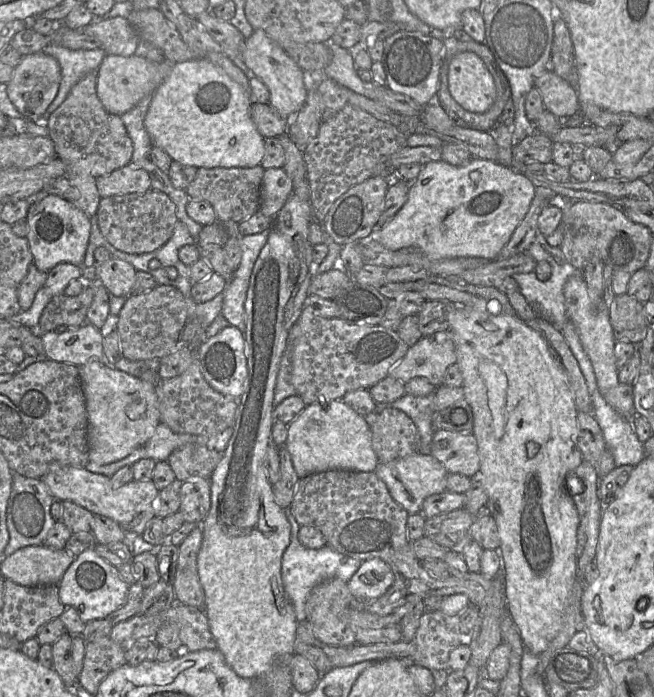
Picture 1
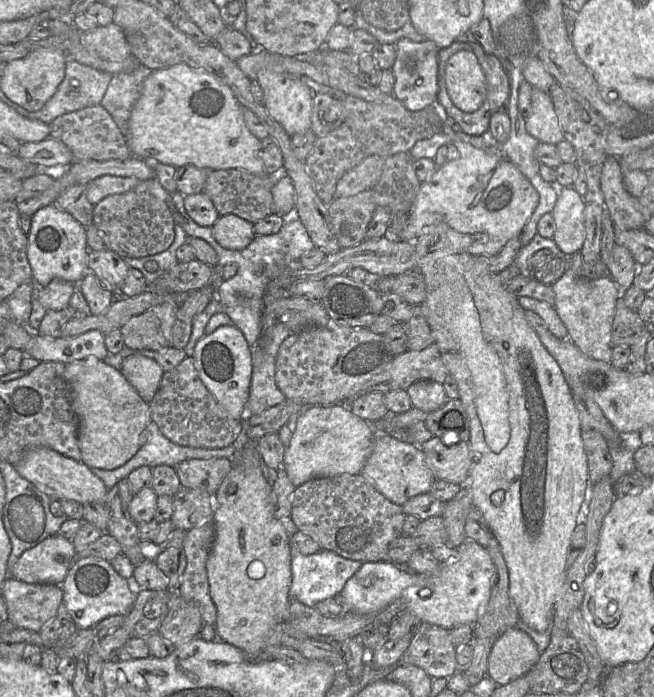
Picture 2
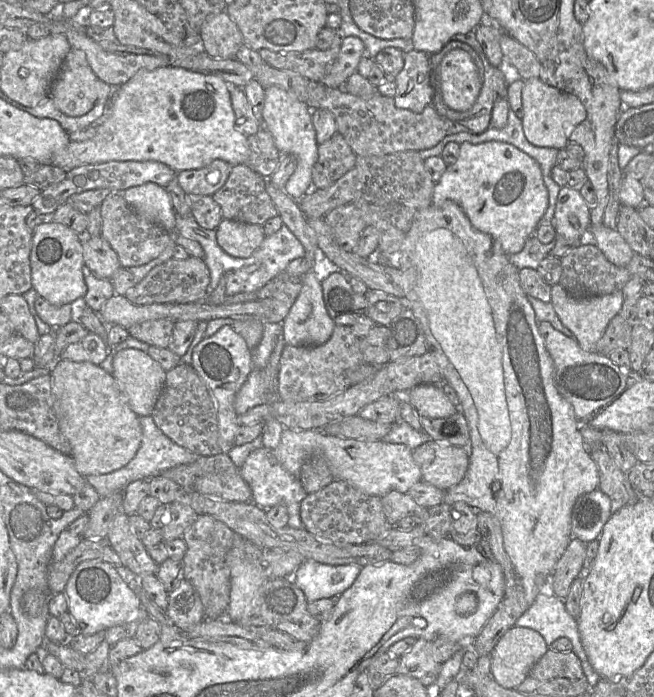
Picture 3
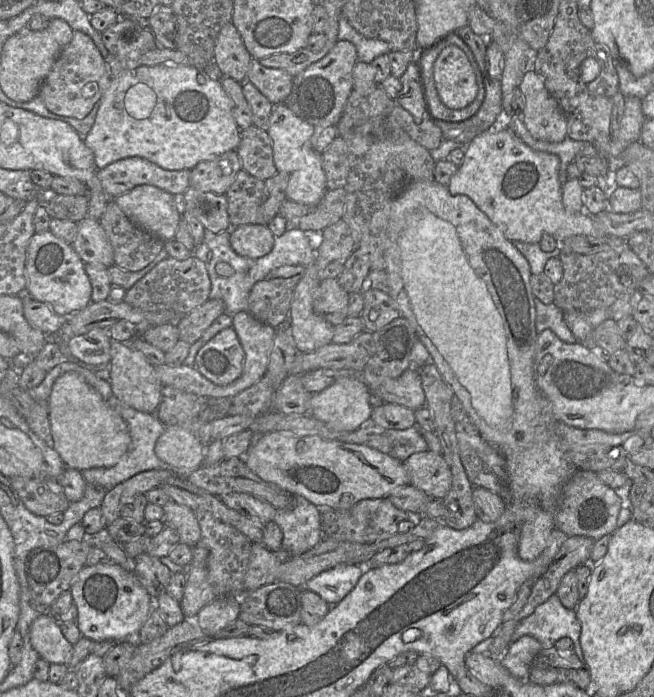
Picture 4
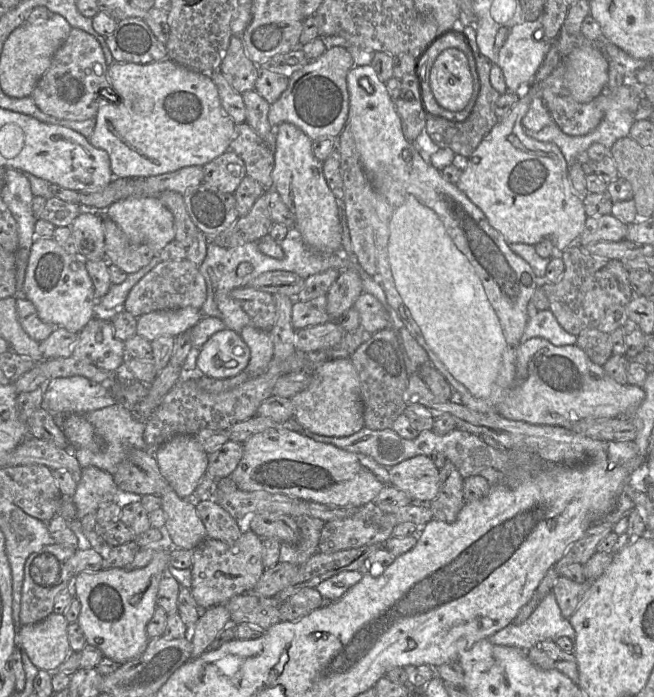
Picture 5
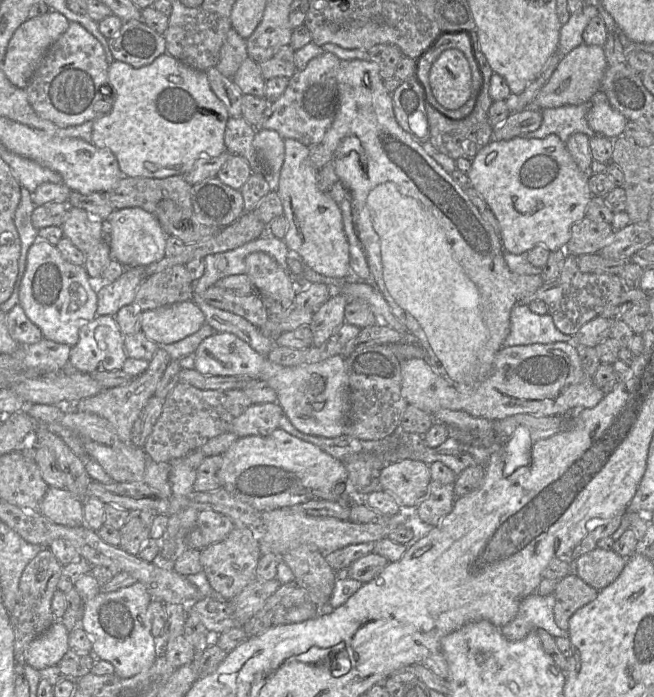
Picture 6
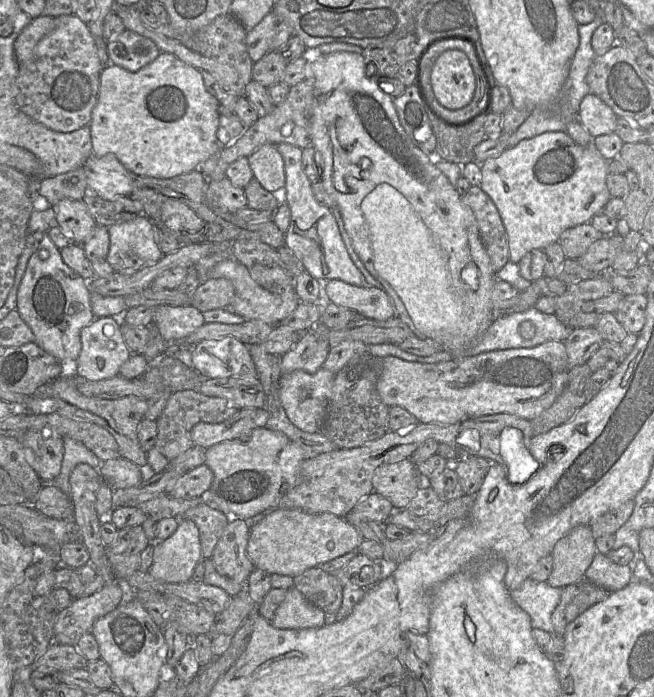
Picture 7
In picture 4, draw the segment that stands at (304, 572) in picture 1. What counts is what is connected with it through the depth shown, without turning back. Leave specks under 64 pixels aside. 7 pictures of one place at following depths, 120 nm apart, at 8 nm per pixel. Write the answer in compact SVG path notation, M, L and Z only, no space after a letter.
M340 564L307 581L304 588L335 605L352 591L364 573L364 565Z

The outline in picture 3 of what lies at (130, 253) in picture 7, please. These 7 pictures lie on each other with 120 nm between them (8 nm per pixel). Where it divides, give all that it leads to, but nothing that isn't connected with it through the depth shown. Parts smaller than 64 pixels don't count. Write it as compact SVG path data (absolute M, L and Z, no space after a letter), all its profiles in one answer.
M148 182L128 188L122 195L139 215L171 233L176 232L177 213L164 187Z

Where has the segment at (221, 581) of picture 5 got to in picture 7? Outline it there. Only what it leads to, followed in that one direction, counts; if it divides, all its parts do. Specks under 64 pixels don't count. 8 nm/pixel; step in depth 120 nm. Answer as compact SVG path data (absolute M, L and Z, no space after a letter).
M230 519L228 525L225 527L221 537L219 538L217 544L215 545L213 549L213 554L210 558L213 561L217 572L220 575L231 578L232 580L240 584L246 583L246 588L247 588L247 580L251 572L255 568L247 554L249 535L250 535L250 523L248 521L243 519Z

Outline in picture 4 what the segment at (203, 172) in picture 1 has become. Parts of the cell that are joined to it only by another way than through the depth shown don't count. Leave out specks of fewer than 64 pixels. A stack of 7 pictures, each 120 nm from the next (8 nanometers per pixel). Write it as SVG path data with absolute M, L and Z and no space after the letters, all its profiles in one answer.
M241 169L233 184L225 193L228 203L229 222L232 227L262 224L260 204L265 181Z

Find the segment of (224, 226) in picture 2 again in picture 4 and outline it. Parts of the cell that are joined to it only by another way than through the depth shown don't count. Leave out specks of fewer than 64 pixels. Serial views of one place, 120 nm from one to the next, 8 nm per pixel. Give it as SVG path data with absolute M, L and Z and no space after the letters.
M247 224L230 228L230 244L240 256L260 258L271 252L275 237L265 224Z

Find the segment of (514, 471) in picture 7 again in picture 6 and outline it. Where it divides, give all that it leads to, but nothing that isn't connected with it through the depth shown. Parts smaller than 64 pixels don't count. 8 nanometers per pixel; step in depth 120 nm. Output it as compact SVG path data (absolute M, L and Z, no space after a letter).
M522 425L514 428L503 445L505 455L504 475L509 476L520 467L531 462L531 449L534 440L530 430Z

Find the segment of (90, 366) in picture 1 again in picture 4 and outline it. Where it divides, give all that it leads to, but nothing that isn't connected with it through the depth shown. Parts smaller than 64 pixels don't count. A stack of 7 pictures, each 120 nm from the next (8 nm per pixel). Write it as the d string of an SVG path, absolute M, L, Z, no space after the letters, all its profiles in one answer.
M67 371L53 384L48 400L49 422L53 439L53 448L66 467L79 471L91 468L110 468L125 455L131 443L128 426L114 406L108 403L94 388L76 372Z

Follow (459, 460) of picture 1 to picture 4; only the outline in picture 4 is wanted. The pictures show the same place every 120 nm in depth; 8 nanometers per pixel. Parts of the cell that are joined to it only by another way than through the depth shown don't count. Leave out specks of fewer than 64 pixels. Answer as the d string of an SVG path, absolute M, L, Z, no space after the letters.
M430 450L410 455L403 462L409 484L430 498L444 498L452 484L452 472L442 454Z

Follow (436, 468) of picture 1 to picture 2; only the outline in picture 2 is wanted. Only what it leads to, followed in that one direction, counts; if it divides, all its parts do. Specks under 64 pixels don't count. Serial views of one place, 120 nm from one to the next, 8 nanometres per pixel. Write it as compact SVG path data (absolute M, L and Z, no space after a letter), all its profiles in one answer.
M377 433L360 474L388 500L400 506L414 496L428 493L436 480L419 445L402 441L392 435Z

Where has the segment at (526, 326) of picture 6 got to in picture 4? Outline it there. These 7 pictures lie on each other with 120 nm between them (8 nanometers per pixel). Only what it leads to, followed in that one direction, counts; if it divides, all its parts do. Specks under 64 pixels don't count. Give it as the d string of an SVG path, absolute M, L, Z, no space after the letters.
M535 297L534 304L536 310L535 327L538 334L549 329L565 343L573 344L577 342L564 321L563 311L554 302L545 305Z

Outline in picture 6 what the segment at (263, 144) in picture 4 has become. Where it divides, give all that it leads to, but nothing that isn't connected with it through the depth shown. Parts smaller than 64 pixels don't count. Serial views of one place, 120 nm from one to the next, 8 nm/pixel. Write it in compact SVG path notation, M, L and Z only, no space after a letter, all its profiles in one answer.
M230 117L225 130L224 143L226 150L232 155L244 157L252 173L263 173L253 140L256 130L242 117Z

